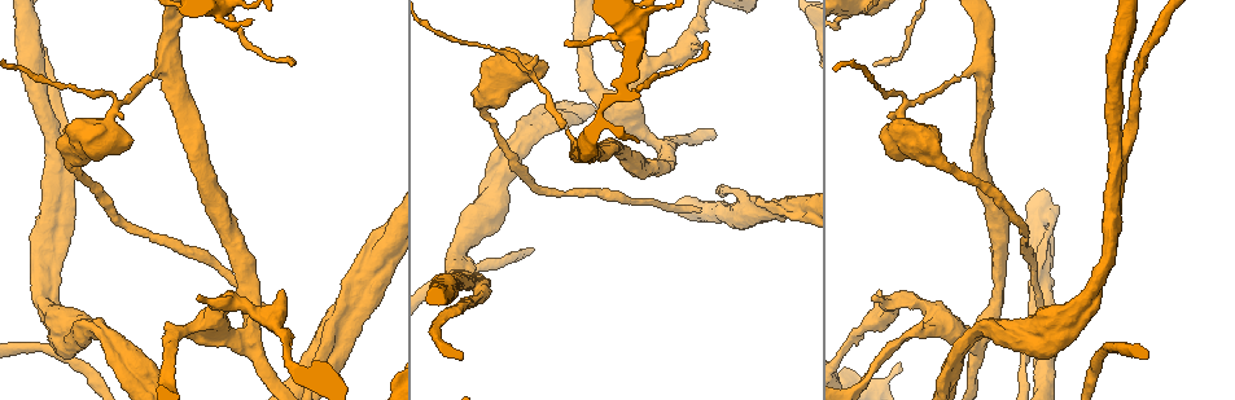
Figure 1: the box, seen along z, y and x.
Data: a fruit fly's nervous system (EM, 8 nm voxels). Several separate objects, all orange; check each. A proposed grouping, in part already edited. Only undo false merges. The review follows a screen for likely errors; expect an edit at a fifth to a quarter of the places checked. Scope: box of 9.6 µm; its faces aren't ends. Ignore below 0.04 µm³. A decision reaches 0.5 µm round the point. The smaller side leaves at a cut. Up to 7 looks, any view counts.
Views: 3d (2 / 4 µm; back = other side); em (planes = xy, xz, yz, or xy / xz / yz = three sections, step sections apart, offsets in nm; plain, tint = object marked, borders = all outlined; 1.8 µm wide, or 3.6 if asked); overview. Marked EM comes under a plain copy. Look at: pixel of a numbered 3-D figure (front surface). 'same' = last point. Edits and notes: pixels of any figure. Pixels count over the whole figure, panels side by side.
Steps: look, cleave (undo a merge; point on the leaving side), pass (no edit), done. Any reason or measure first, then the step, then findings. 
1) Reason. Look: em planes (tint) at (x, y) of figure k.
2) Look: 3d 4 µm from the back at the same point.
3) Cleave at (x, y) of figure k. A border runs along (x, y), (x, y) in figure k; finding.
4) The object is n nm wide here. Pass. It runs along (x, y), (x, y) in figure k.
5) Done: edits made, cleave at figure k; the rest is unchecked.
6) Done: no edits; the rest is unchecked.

Side arm on a straight run. Look: em 3.6 µm planes (tint) at (329, 348) of figure 1.

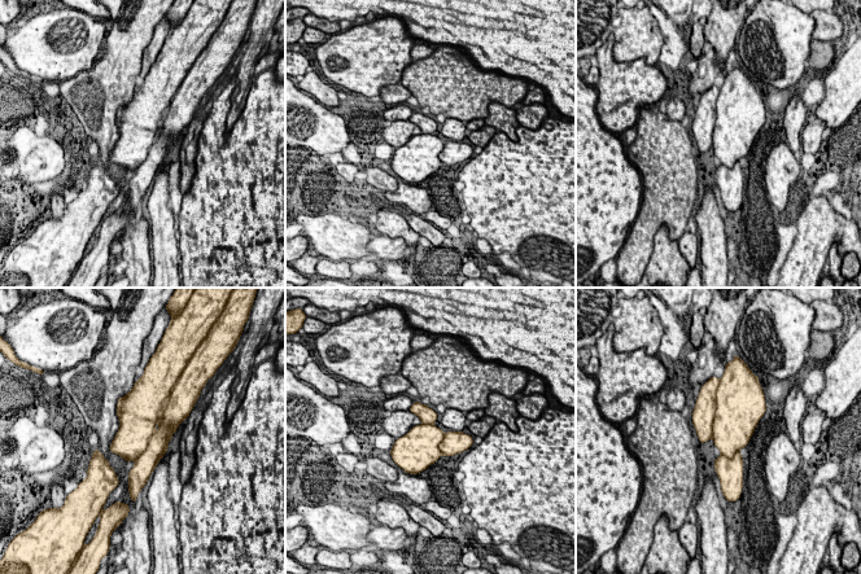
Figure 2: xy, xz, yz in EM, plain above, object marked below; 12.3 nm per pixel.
Cleave at (703, 415) of figure 2. A second neuron is stuck on.

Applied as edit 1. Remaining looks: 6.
See it whole again. Look: overview.

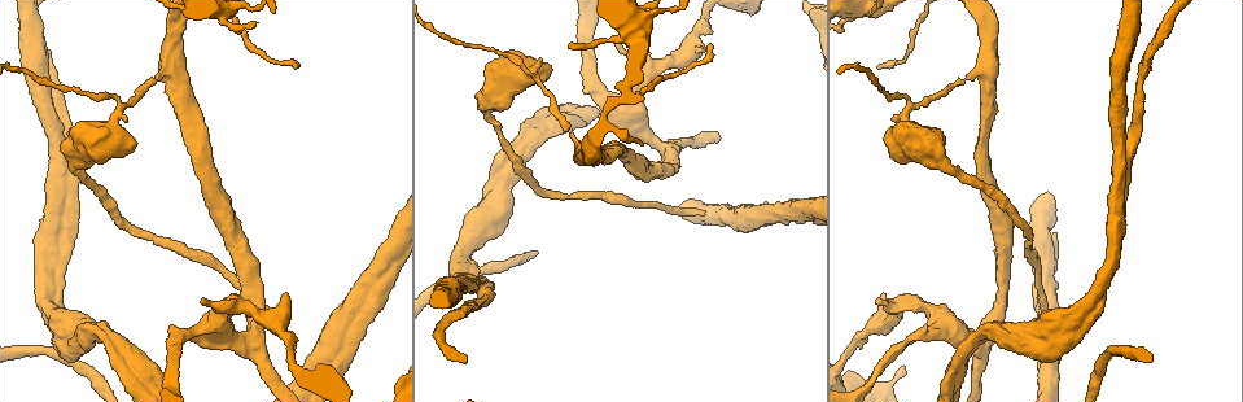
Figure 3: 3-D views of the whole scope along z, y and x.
Thick turns thin. Look: em planes (tint) at (953, 383) of figure 3.

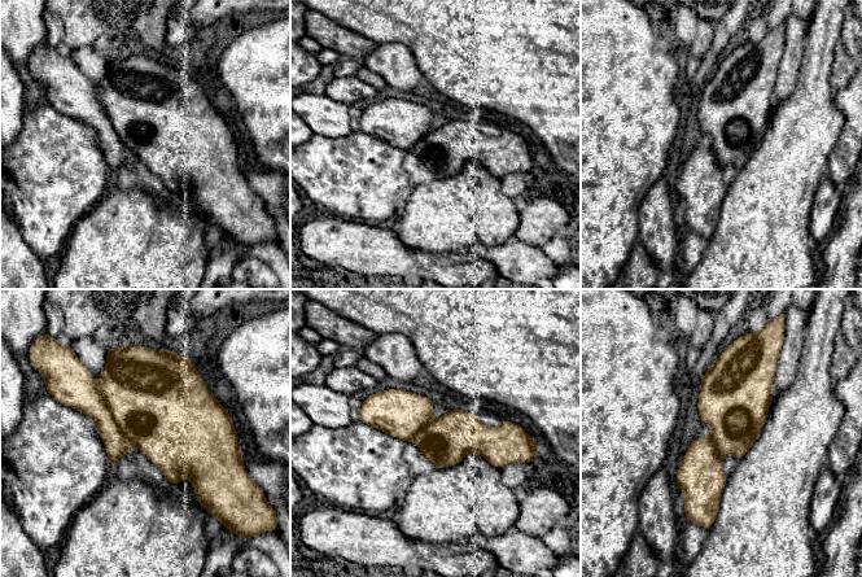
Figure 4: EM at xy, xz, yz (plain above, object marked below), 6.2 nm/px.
Pass. It runs along (362, 411), (428, 435), (513, 428) in figure 4; continuous, no second neuron.

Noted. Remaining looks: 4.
Three arms meet. Look: em 3.6 µm planes (borders) at (620, 105) of figure 3.

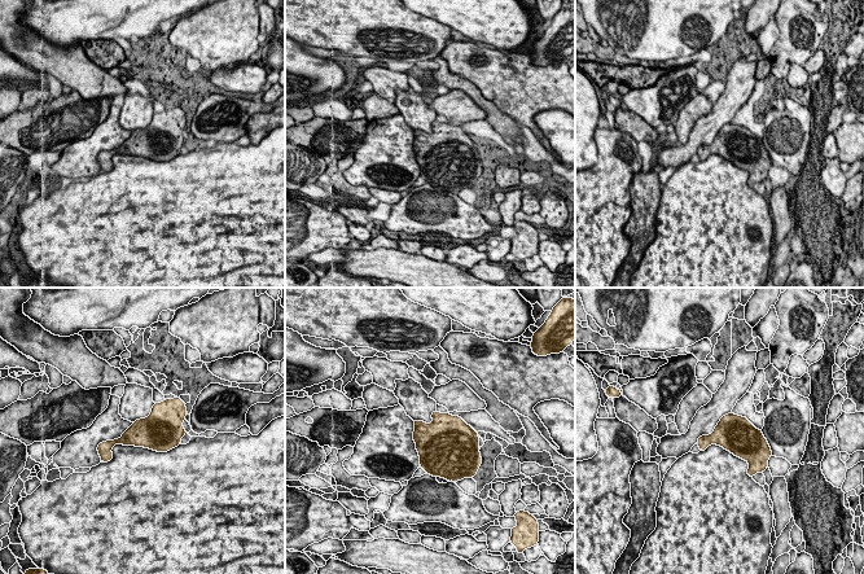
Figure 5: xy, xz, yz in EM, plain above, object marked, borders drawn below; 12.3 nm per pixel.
The object is 400 nm wide here. Pass. All the same neuron.

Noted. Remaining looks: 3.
Done: edits made, cleave at figure 2; the rest is unchecked.

